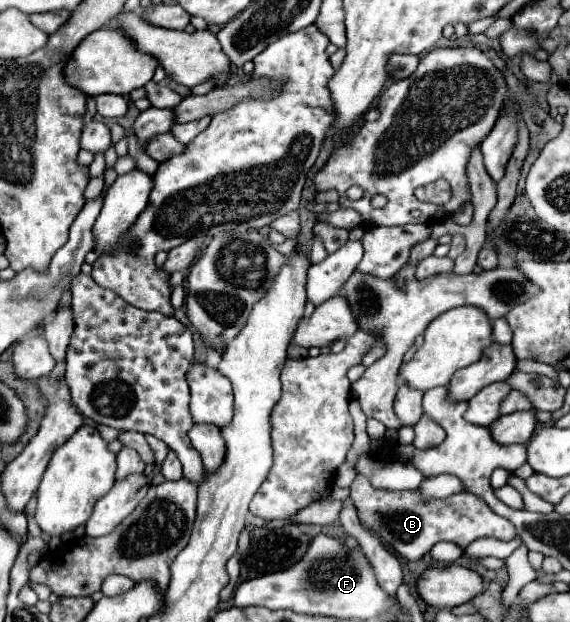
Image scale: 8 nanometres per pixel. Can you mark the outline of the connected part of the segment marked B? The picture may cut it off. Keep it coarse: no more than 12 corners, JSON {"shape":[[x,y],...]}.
{"shape":[[357,475],[361,523],[407,561],[439,541],[509,541],[507,519],[465,491],[423,503]]}

